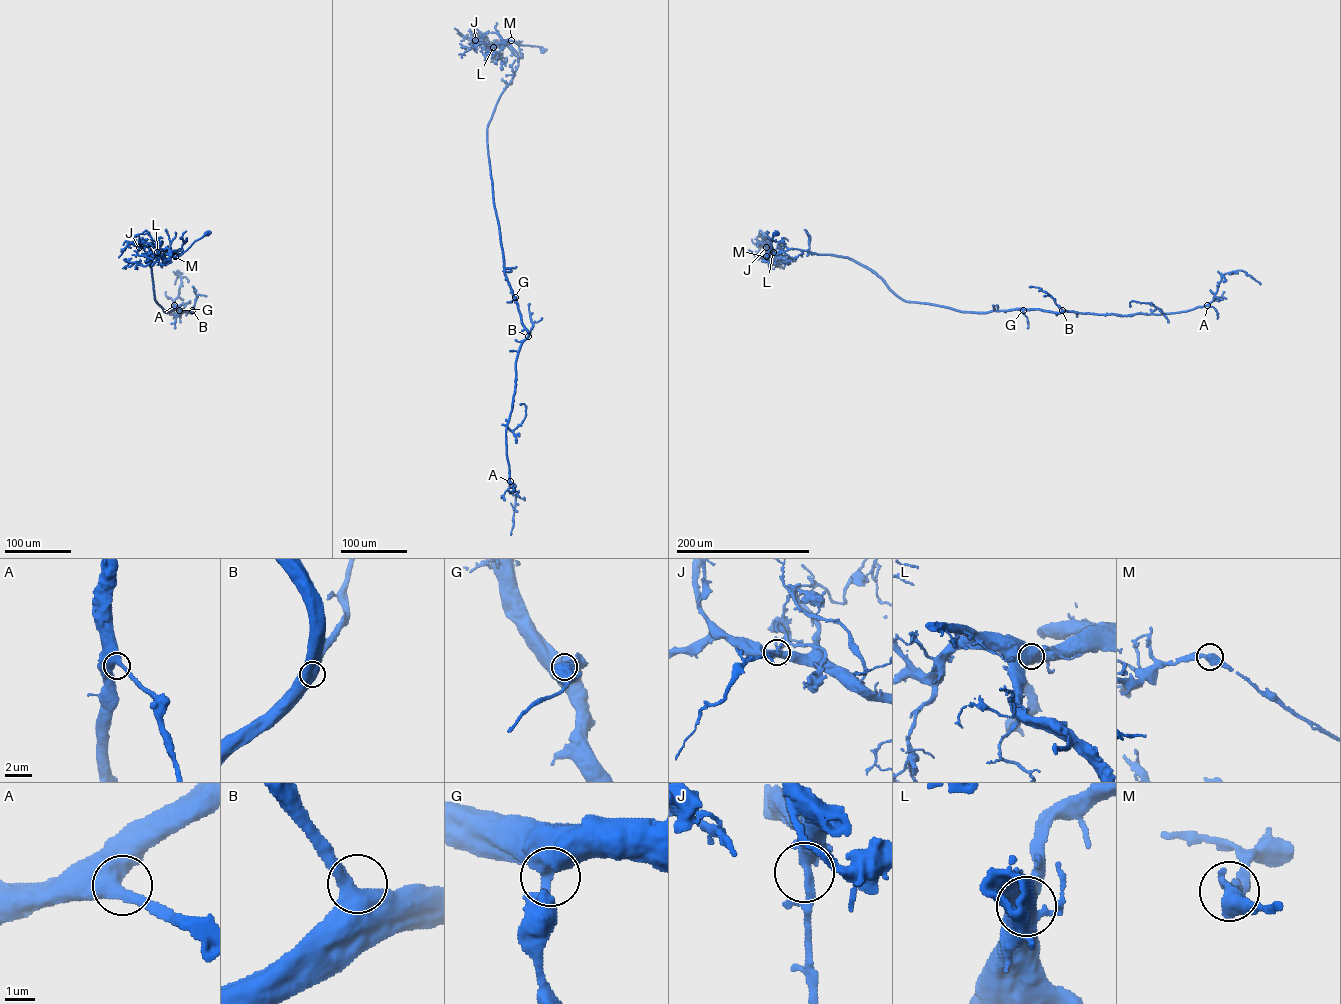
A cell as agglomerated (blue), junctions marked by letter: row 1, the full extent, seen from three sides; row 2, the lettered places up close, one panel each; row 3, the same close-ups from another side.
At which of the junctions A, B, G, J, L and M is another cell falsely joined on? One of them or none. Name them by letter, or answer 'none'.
none

